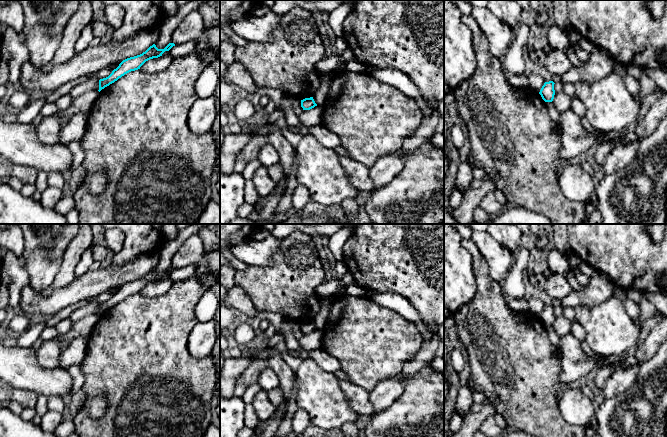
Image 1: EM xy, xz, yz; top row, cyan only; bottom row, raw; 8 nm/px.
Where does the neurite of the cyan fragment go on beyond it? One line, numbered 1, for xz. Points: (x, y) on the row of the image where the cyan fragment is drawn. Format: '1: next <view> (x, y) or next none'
1: next none

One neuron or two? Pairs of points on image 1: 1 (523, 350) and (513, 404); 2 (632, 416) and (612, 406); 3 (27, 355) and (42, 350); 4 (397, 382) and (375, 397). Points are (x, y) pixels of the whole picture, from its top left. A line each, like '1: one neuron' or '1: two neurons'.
1: one neuron
2: one neuron
3: two neurons
4: one neuron

